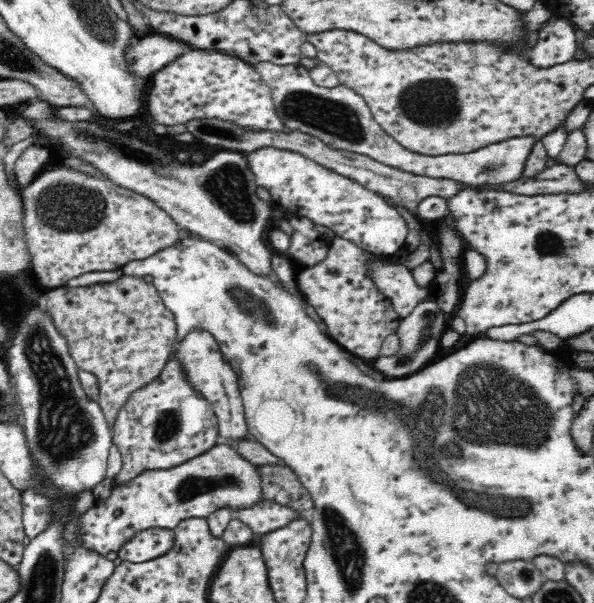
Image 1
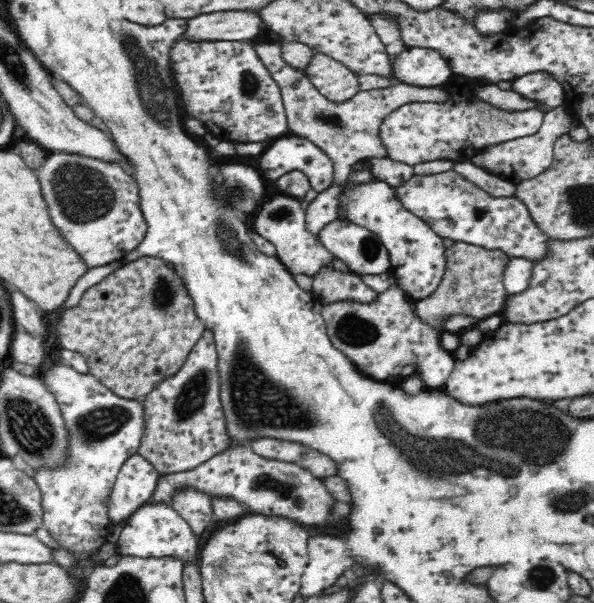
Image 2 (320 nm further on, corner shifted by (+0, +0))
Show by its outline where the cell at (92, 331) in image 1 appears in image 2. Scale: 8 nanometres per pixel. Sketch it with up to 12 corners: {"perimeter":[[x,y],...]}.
{"perimeter":[[160,258],[121,265],[54,330],[141,401],[204,334]]}

